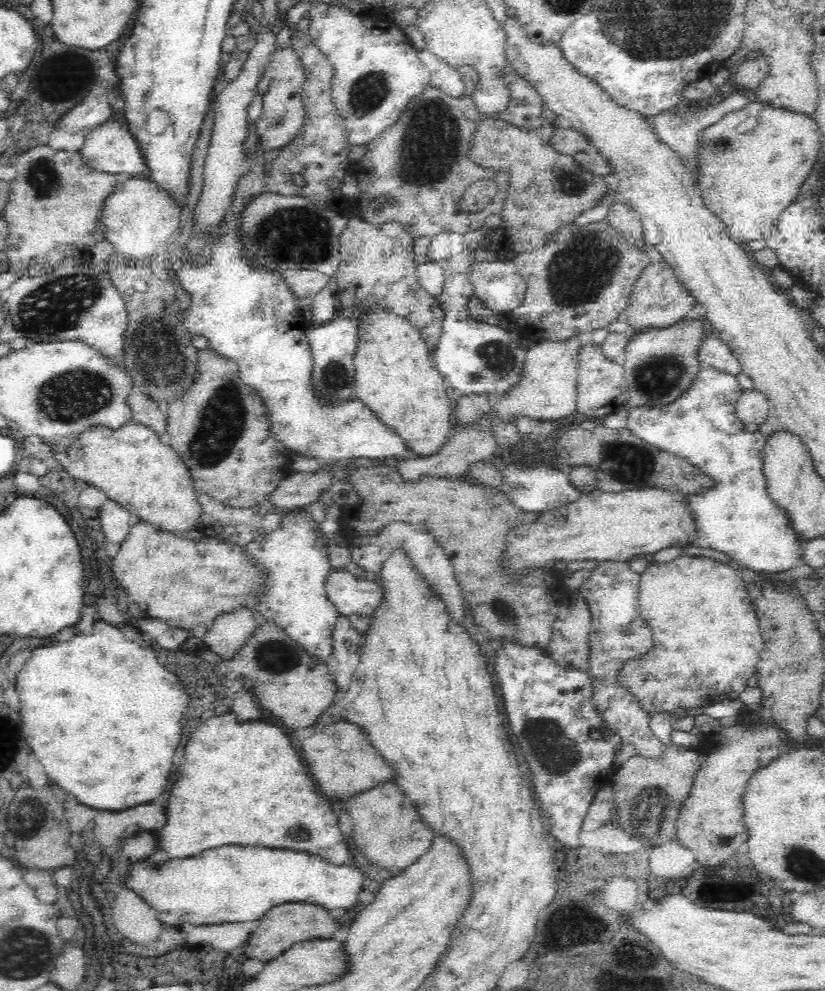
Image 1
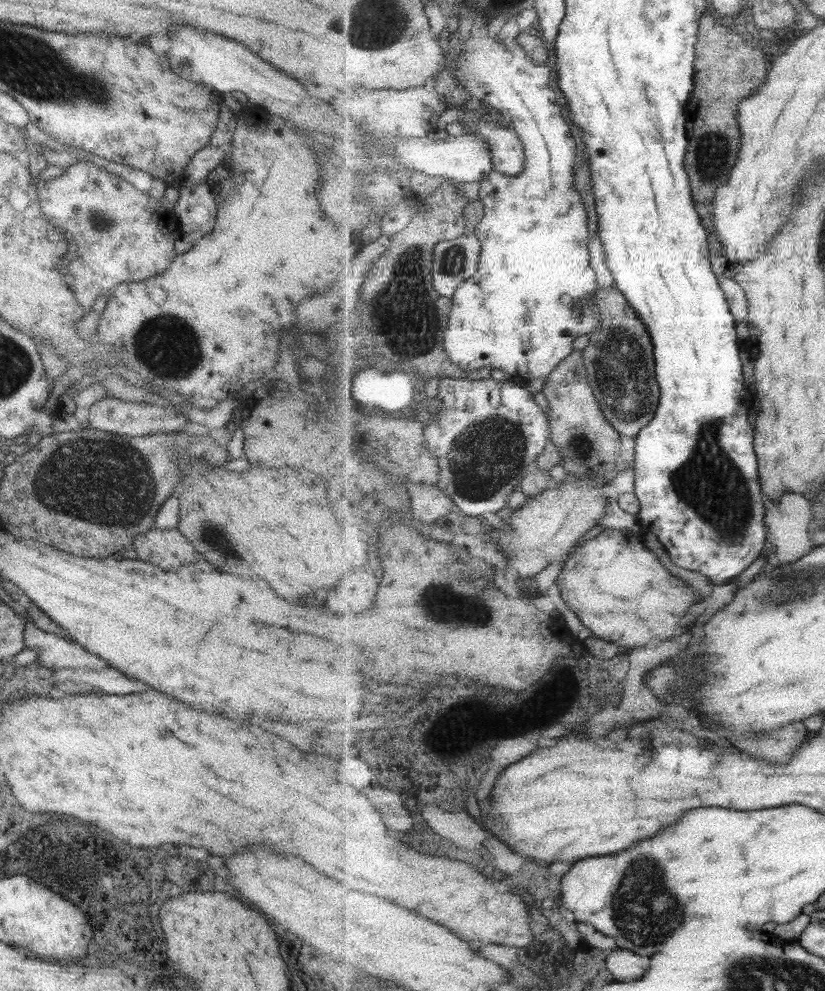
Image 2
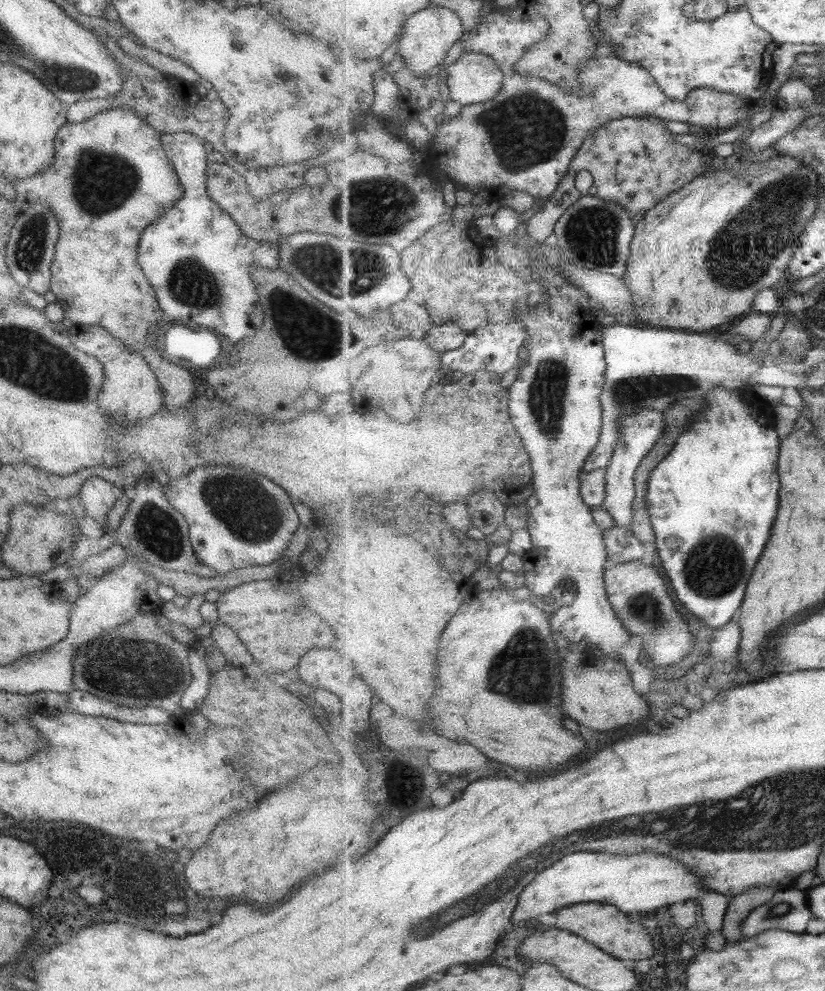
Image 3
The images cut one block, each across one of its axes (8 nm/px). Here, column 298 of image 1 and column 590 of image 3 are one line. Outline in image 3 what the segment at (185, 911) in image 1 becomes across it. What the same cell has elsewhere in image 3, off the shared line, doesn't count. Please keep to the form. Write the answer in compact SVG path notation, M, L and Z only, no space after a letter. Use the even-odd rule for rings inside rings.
M575 852L575 854L569 854L569 856L565 856L565 860L559 860L559 862L552 864L551 867L546 868L542 873L539 873L535 877L535 880L533 880L533 882L531 882L531 884L528 884L528 885L529 886L525 887L525 890L520 894L520 899L519 899L516 911L514 912L514 915L511 918L513 924L521 924L521 922L528 922L528 923L535 924L535 922L536 922L535 918L537 918L537 916L541 916L541 914L557 914L557 912L559 912L562 908L567 908L569 906L573 906L575 904L581 904L583 902L585 902L585 903L609 902L609 904L612 904L613 906L617 906L617 908L621 908L621 910L623 910L623 912L629 912L629 914L631 914L631 912L637 912L637 910L639 910L639 912L653 912L653 910L657 910L657 908L661 908L661 906L665 906L665 904L675 904L675 902L685 902L688 900L698 902L698 898L700 897L701 891L703 889L707 889L707 888L702 888L702 886L703 886L702 885L702 878L700 878L700 876L693 874L688 868L685 868L685 866L681 866L681 864L679 864L679 862L677 862L677 860L671 860L671 858L667 858L667 856L657 856L657 854L655 854L655 856L653 856L653 854L651 854L651 852L647 852L647 854L639 854L639 856L637 856L637 854L635 854L635 856L611 856L611 854L603 854L603 852Z

